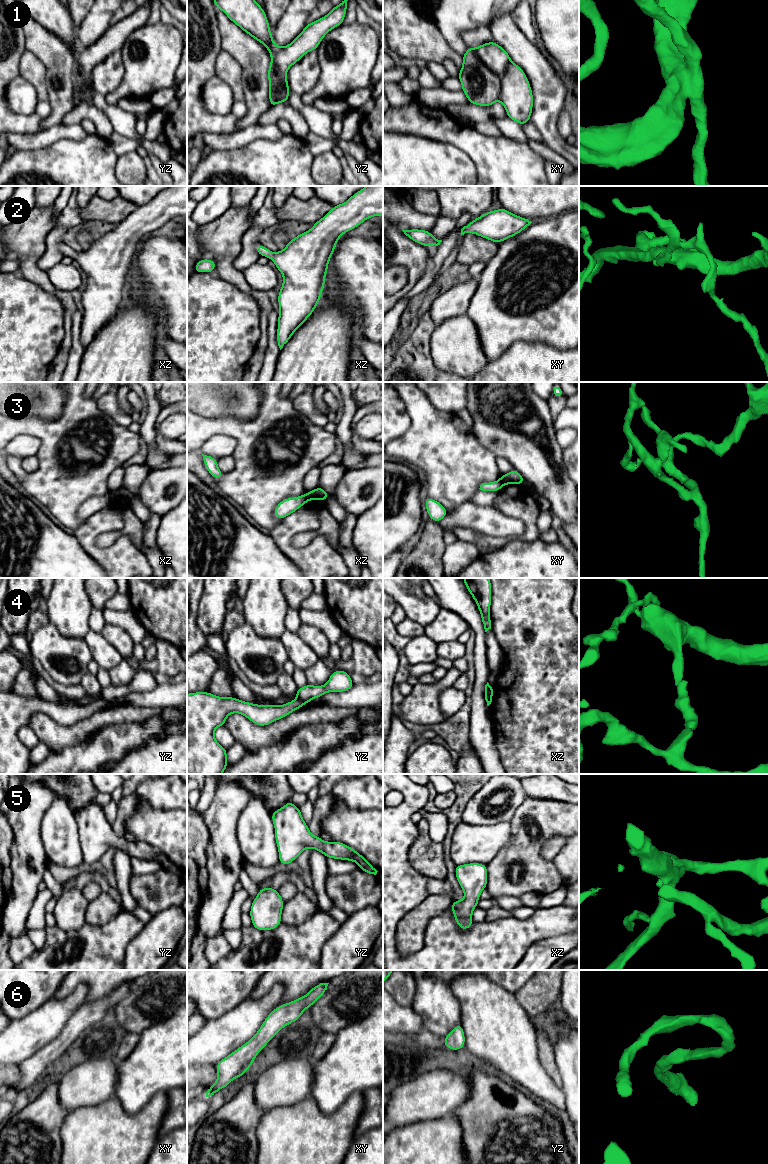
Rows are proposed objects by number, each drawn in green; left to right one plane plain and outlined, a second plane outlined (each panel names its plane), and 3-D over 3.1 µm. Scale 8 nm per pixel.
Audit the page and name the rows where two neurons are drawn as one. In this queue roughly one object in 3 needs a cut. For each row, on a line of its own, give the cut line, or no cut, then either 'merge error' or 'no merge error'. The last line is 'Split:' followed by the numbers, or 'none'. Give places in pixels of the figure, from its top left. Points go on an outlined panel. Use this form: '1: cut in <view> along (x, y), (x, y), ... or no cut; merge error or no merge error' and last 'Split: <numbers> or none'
1: no cut; no merge error
2: no cut; no merge error
3: cut in xz along (304, 494), (307, 500); merge error
4: cut in yz along (298, 698), (304, 703); merge error
5: no cut; no merge error
6: no cut; no merge error
Split: 3, 4

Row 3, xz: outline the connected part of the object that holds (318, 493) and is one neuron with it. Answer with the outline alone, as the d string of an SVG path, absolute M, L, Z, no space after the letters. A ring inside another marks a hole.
M318 486L316 489L308 492L305 495L306 495L307 501L315 500L315 499L325 501L330 497L330 495L320 486Z

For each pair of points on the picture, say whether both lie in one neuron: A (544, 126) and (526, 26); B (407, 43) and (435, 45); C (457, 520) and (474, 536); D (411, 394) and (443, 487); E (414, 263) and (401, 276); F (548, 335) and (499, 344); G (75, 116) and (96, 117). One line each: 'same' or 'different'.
A: different
B: same
C: different
D: same
E: different
F: same
G: same

